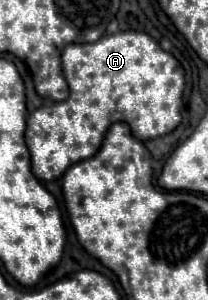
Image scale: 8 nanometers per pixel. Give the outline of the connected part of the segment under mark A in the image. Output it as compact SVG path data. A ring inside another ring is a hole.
M117 32L111 36L103 36L101 40L91 44L69 44L61 52L61 66L69 84L69 98L51 106L37 108L27 118L25 130L33 174L43 182L51 182L59 178L69 166L91 158L99 150L103 134L113 122L127 122L131 134L141 142L169 134L181 122L179 106L185 88L183 68L171 54L163 52L151 36L143 32Z

